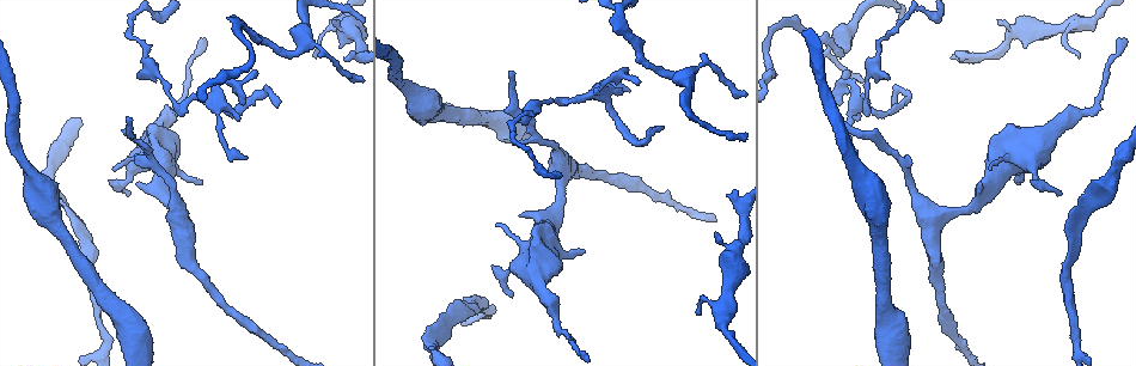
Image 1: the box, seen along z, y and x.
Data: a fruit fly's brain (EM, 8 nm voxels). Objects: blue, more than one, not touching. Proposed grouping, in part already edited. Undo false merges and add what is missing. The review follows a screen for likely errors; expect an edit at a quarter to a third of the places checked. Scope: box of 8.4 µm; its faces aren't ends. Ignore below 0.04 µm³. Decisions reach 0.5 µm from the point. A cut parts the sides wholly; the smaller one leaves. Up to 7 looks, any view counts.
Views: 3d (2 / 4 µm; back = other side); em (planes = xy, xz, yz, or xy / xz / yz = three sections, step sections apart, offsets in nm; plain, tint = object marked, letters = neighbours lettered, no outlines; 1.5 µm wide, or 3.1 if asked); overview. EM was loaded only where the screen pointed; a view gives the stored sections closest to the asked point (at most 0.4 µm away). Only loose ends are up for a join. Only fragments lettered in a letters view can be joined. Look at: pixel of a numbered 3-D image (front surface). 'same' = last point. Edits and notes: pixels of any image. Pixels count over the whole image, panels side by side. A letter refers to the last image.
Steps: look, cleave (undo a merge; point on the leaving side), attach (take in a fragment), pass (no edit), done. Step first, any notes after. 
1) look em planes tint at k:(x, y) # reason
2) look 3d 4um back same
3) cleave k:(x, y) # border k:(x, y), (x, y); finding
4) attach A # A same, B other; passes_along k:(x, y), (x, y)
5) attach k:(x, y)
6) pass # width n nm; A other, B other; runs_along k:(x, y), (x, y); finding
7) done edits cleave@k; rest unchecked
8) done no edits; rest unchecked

look em xy step 4 tint at 1:(315, 57) # tapers out

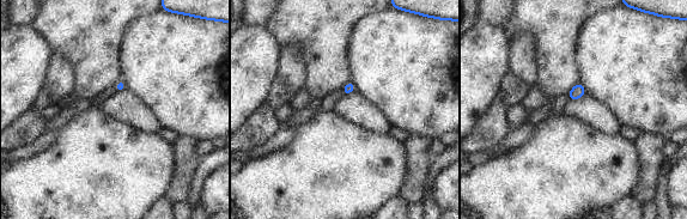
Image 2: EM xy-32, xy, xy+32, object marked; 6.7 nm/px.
look em planes letters same # another direction

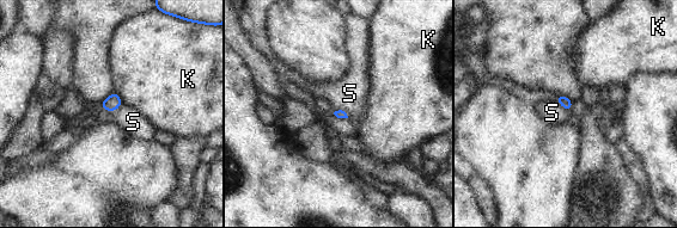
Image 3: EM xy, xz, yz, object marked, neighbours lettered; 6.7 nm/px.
pass # K other, S other; border 3:(122, 104), (113, 111), (102, 109); no lettered fragment goes on from it

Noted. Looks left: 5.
look em xz step 8 tint at 1:(1094, 199) # sudden change in width

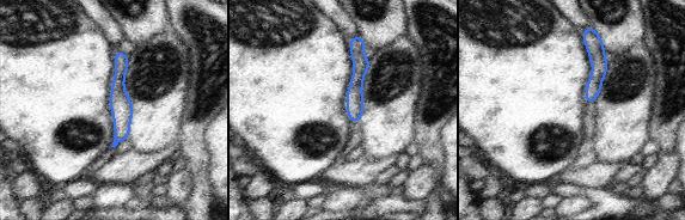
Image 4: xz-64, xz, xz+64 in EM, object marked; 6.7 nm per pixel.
look em xz step 8 letters same

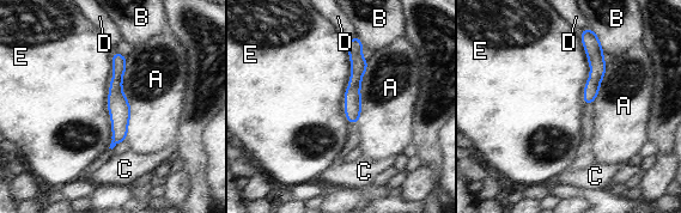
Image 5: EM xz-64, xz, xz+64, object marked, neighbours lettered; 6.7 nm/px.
pass # width 140 nm; A other, B other, C other, D other, E other; runs_along 5:(115, 55), (115, 140); all the same cell

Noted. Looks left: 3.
look 3d 4um at 1:(515, 73) # branch stops here

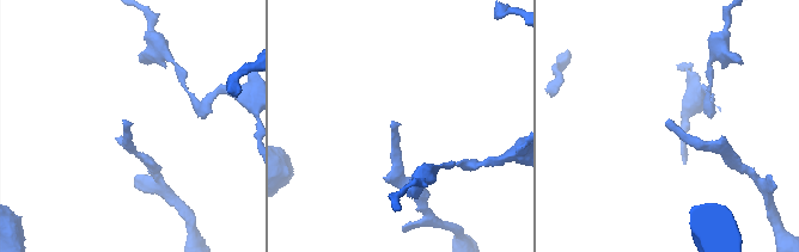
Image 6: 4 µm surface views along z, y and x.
look em planes letters at 6:(130, 125)

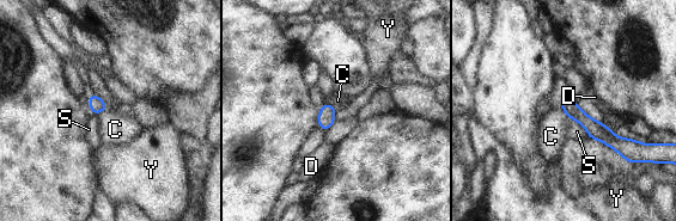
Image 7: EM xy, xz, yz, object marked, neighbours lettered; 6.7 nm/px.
pass # C other, D other, S other, Y other; border 7:(561, 109), (572, 120); no lettered fragment goes on from it

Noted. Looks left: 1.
done no edits; rest unchecked

